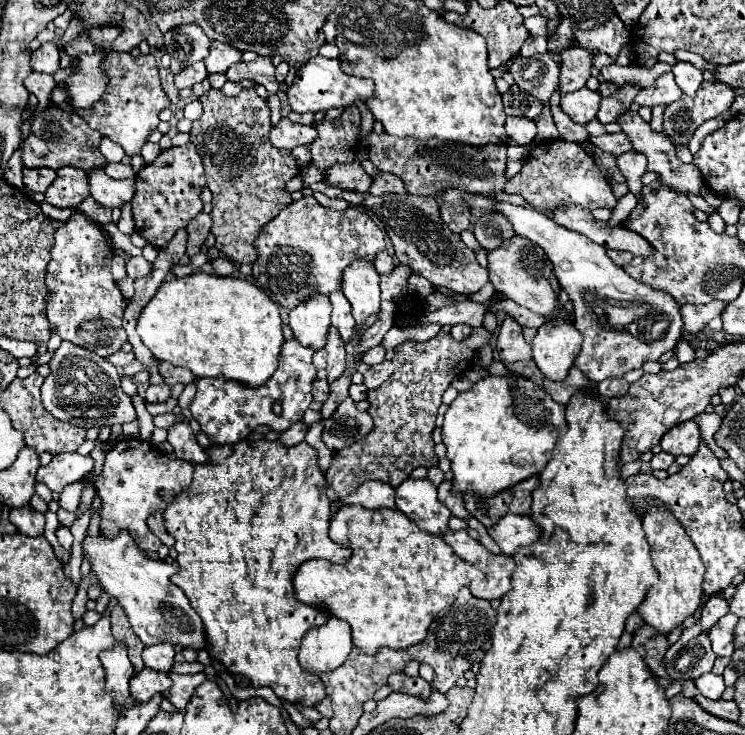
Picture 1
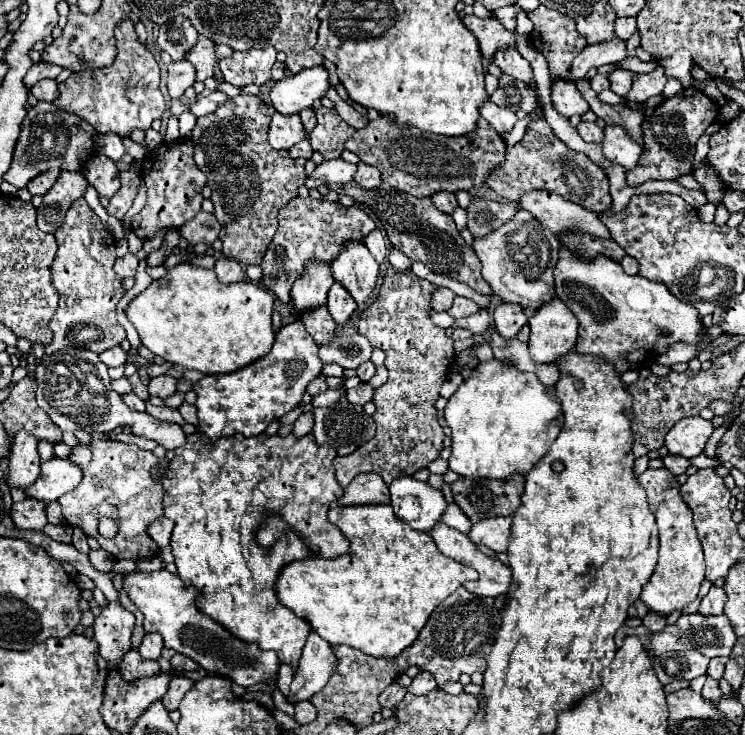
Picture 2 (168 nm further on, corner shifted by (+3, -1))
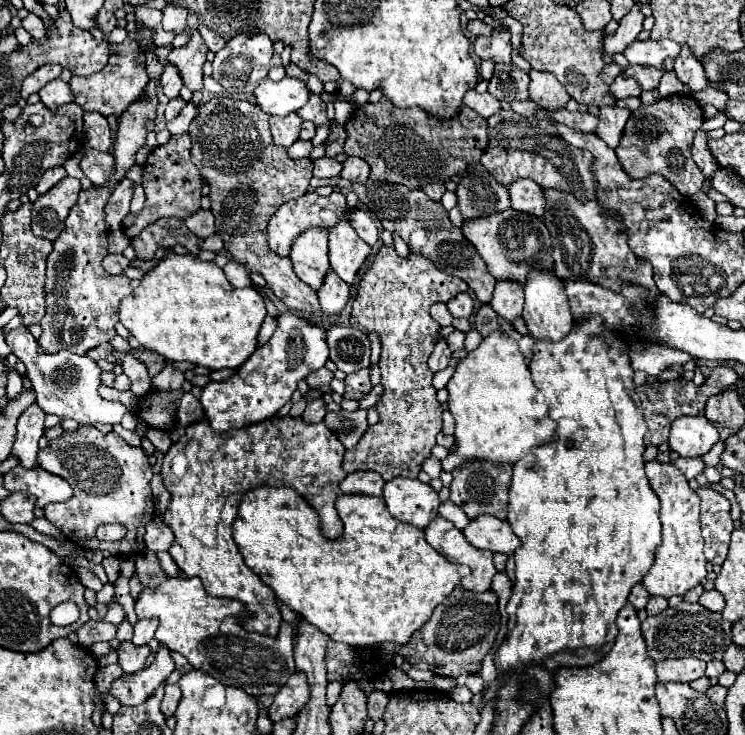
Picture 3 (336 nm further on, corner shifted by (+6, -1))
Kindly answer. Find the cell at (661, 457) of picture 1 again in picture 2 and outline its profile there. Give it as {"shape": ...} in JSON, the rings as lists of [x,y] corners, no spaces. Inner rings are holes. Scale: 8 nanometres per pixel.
{"shape":[[[666,456],[664,458],[664,466],[672,472],[672,474],[684,474],[686,470],[688,470],[688,466],[690,466],[690,460],[688,458],[684,458],[684,456]]]}

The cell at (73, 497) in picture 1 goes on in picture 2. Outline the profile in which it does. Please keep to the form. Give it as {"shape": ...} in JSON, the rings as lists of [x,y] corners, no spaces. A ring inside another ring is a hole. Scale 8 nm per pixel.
{"shape":[[[92,432],[92,442],[90,446],[74,446],[70,456],[70,462],[76,466],[80,464],[82,468],[82,482],[76,490],[68,492],[62,496],[58,502],[62,506],[62,516],[66,524],[72,528],[80,528],[86,536],[96,538],[100,546],[110,552],[114,558],[132,558],[132,560],[142,560],[158,554],[156,542],[148,536],[146,528],[152,520],[160,518],[164,514],[162,510],[162,486],[152,480],[150,470],[156,464],[168,466],[164,460],[158,460],[152,452],[146,452],[134,444],[122,444],[110,440],[106,434]],[[106,516],[112,518],[120,524],[120,532],[116,538],[108,540],[98,534],[98,520]]]}

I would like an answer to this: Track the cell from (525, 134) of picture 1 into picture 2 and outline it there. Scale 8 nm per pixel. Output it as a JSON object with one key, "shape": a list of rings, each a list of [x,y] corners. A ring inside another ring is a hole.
{"shape":[[[486,100],[480,106],[480,116],[486,118],[496,128],[496,132],[500,132],[500,136],[504,136],[506,132],[510,132],[514,128],[516,120],[518,120],[514,112],[510,112],[508,108],[496,106],[492,100]]]}

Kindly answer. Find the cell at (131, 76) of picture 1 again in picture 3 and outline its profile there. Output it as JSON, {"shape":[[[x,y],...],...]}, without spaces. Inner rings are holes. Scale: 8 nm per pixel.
{"shape":[[[125,38],[121,44],[111,46],[111,56],[109,56],[109,64],[93,74],[93,76],[73,76],[69,86],[71,92],[75,96],[75,104],[79,104],[85,112],[99,112],[103,116],[121,116],[133,102],[137,102],[139,98],[143,98],[143,94],[147,92],[147,84],[149,84],[149,76],[147,76],[147,64],[145,64],[145,56],[141,52],[141,46],[131,40]]]}

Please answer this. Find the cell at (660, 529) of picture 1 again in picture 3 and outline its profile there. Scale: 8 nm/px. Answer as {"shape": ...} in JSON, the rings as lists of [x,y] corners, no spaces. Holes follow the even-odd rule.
{"shape":[[[651,460],[645,464],[645,474],[661,502],[659,518],[663,524],[663,540],[655,552],[655,564],[643,578],[643,586],[651,596],[685,596],[707,576],[707,560],[703,556],[703,538],[699,530],[699,496],[689,488],[683,472],[679,472],[673,464]]]}

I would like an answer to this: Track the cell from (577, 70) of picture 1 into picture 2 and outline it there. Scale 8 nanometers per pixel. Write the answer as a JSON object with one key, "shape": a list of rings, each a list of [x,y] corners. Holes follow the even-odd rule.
{"shape":[[[618,36],[614,40],[608,40],[608,42],[590,44],[572,62],[572,74],[570,74],[570,78],[572,80],[584,78],[590,68],[598,68],[598,66],[604,66],[604,64],[622,62],[626,56],[628,56],[626,54],[626,40],[622,40]]]}

